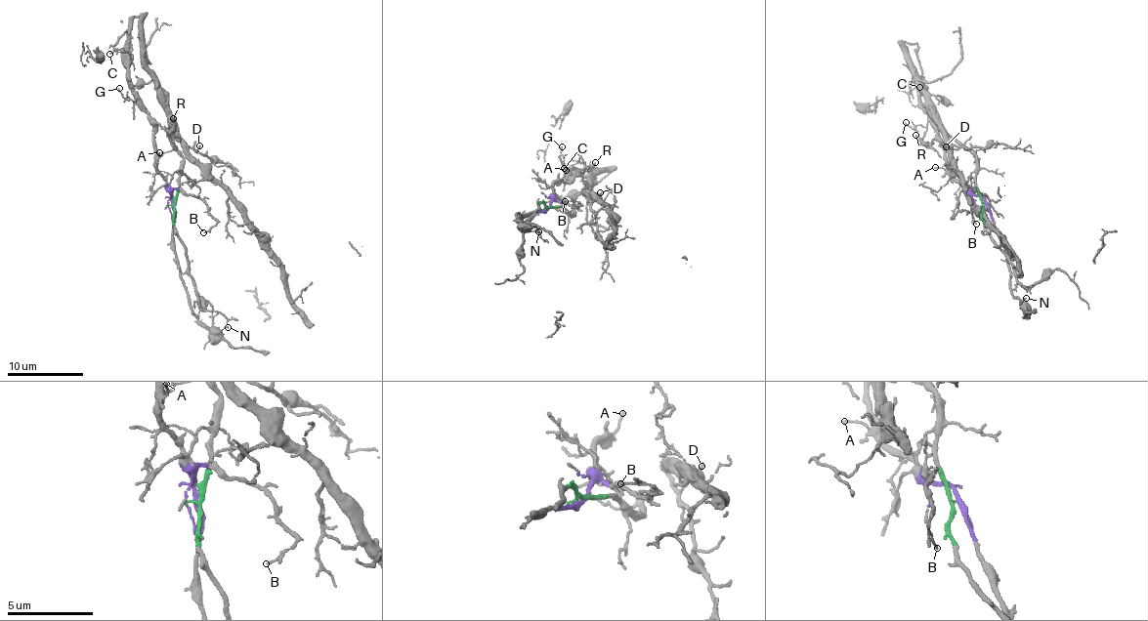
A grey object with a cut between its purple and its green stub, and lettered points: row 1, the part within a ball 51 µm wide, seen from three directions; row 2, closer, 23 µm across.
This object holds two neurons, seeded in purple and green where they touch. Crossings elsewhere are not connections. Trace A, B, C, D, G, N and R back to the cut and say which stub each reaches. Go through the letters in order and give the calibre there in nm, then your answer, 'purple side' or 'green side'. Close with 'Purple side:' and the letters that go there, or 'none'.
A: 110 nm thick; purple side
B: 100 nm thick; purple side
C: 120 nm thick; purple side
D: 130 nm thick; green side
G: 100 nm thick; purple side
N: 100 nm thick; purple side
R: 190 nm thick; purple side
Purple side: A, B, C, G, N, R

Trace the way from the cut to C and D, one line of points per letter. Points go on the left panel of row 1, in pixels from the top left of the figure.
C: (172, 204), (166, 181), (156, 164), (151, 118), (130, 76), (131, 49), (109, 54)
D: (170, 204), (175, 203), (182, 157), (168, 133), (172, 130), (194, 149), (199, 145)

